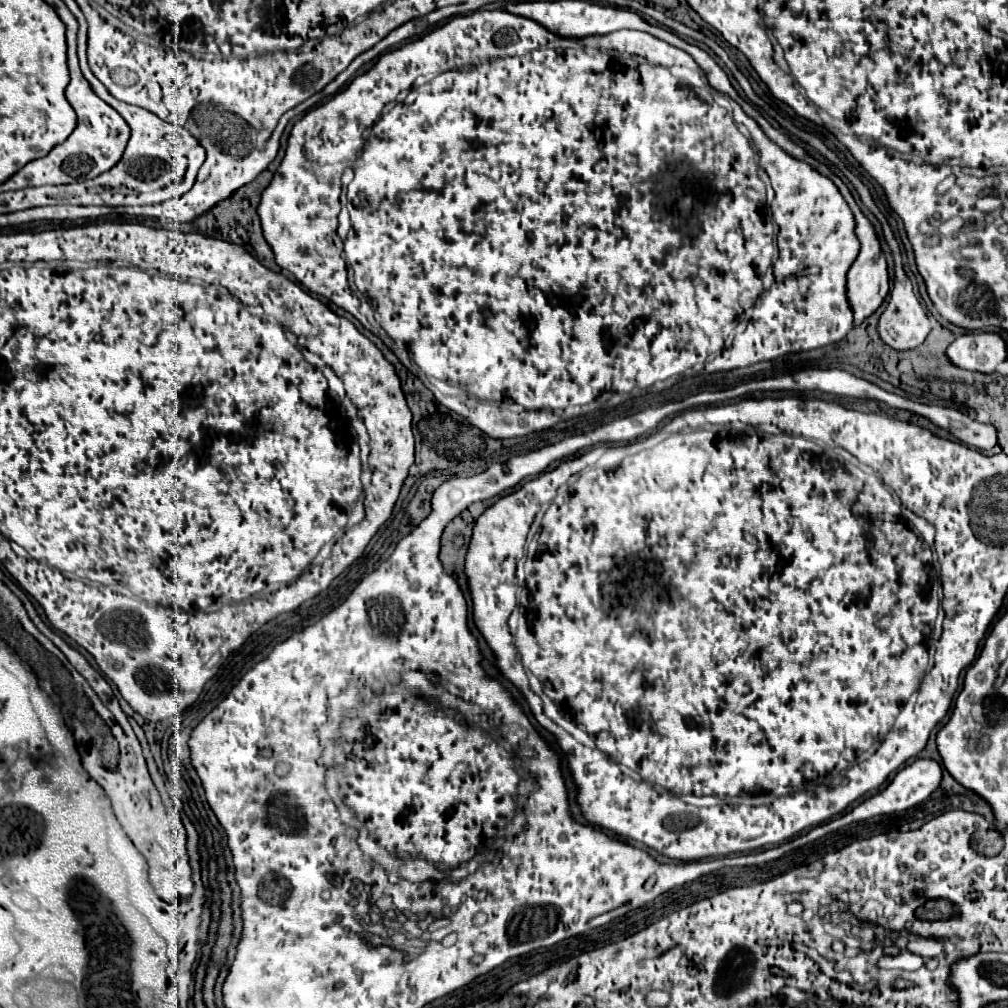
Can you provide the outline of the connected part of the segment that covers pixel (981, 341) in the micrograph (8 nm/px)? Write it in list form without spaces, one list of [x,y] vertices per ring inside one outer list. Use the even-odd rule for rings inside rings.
[[[969,333],[959,335],[947,347],[947,359],[955,367],[979,373],[993,373],[995,367],[1005,361],[1005,341],[997,333]]]

